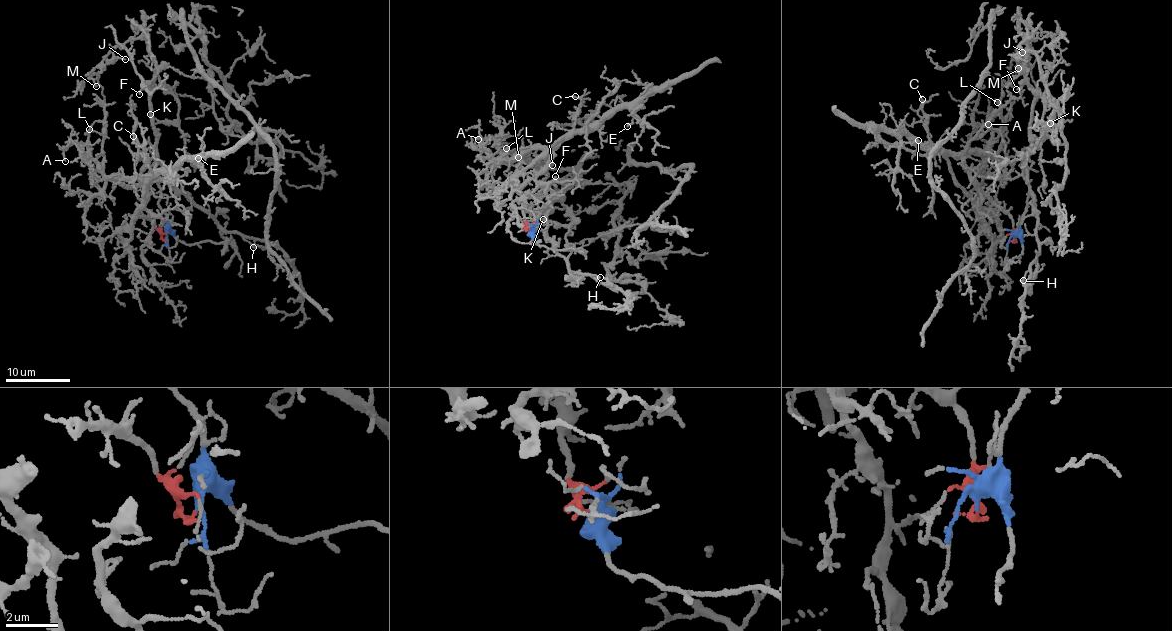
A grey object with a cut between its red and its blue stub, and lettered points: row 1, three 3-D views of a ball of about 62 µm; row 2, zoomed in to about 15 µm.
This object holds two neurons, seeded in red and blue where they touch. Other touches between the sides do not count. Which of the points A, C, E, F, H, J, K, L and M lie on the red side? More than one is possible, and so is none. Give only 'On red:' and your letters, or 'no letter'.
On red: A, C, E, L

